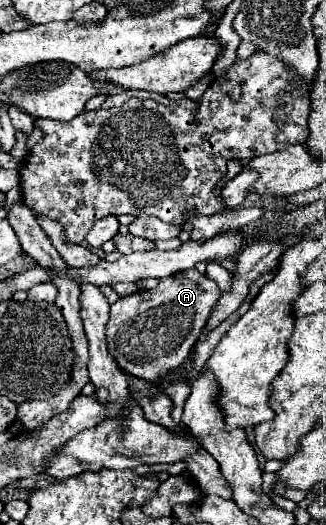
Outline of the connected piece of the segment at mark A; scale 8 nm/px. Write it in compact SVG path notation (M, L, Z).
M191 268L161 278L153 290L141 290L119 298L115 304L111 304L111 316L107 322L109 352L113 352L119 368L127 374L147 382L159 380L189 358L189 352L205 328L219 296L221 290L217 284Z

